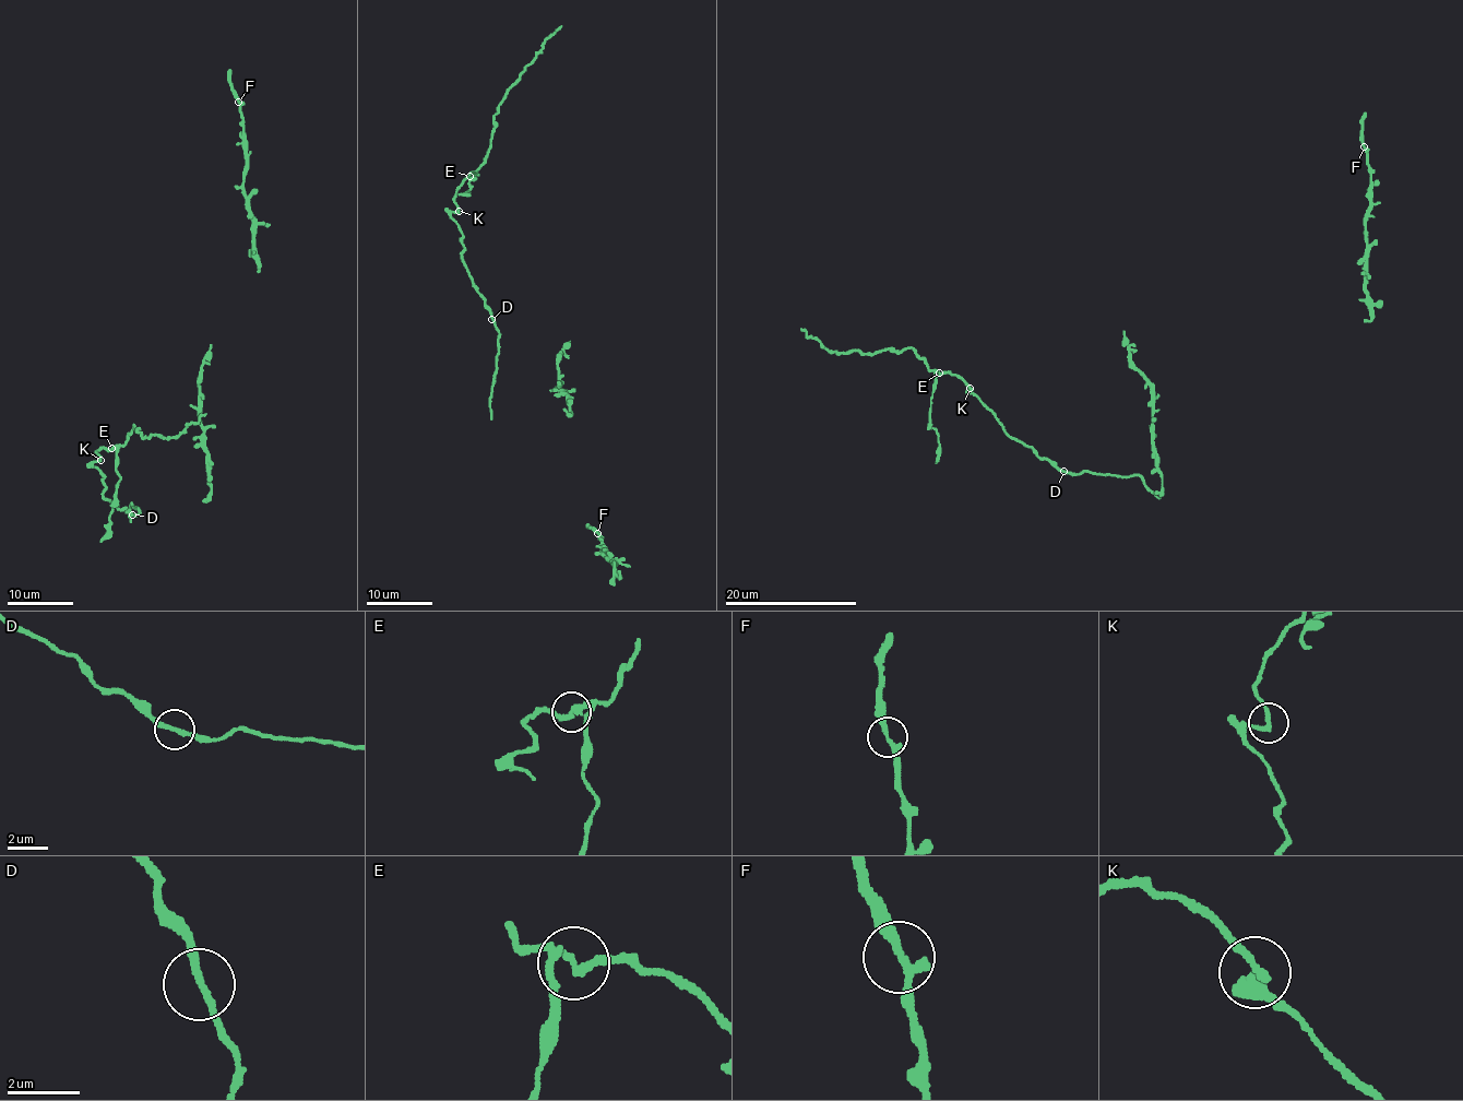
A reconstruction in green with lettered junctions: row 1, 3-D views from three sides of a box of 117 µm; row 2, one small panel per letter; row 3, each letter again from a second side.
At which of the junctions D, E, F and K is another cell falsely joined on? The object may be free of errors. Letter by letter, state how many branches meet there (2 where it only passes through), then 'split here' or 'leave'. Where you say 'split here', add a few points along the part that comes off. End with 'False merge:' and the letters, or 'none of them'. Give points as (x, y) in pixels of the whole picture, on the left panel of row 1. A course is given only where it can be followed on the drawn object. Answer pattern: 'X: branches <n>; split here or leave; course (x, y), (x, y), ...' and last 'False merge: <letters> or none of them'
D: branches 2; leave
E: branches 2; split here; course (113, 449), (126, 442), (133, 424), (141, 436), (147, 438), (152, 435), (174, 438), (205, 413)
F: branches 2; leave
K: branches 2; leave
False merge: E

